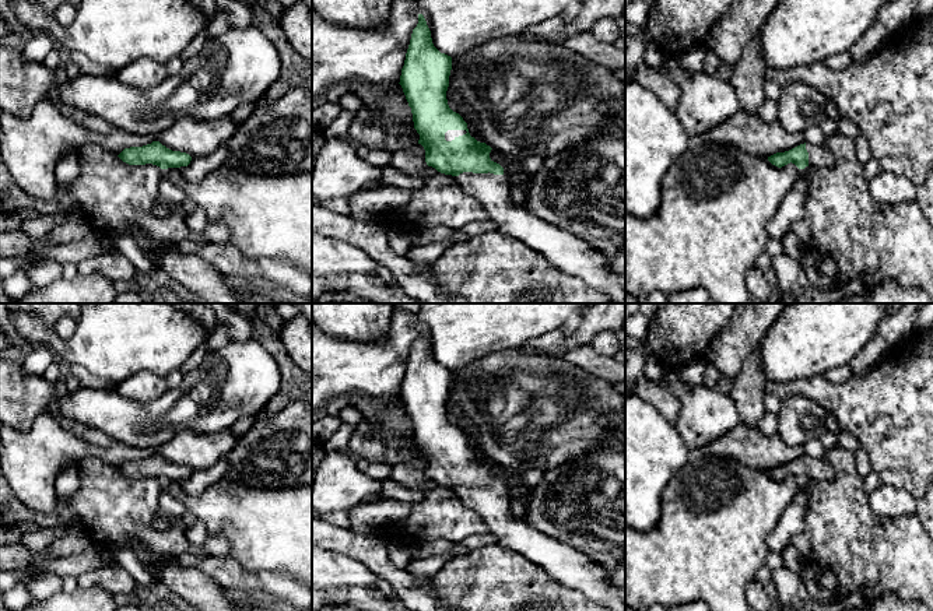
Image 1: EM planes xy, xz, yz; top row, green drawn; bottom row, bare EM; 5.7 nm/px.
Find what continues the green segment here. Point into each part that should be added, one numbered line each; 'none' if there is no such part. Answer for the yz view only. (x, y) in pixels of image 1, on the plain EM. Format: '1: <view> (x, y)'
1: yz (818, 469)

